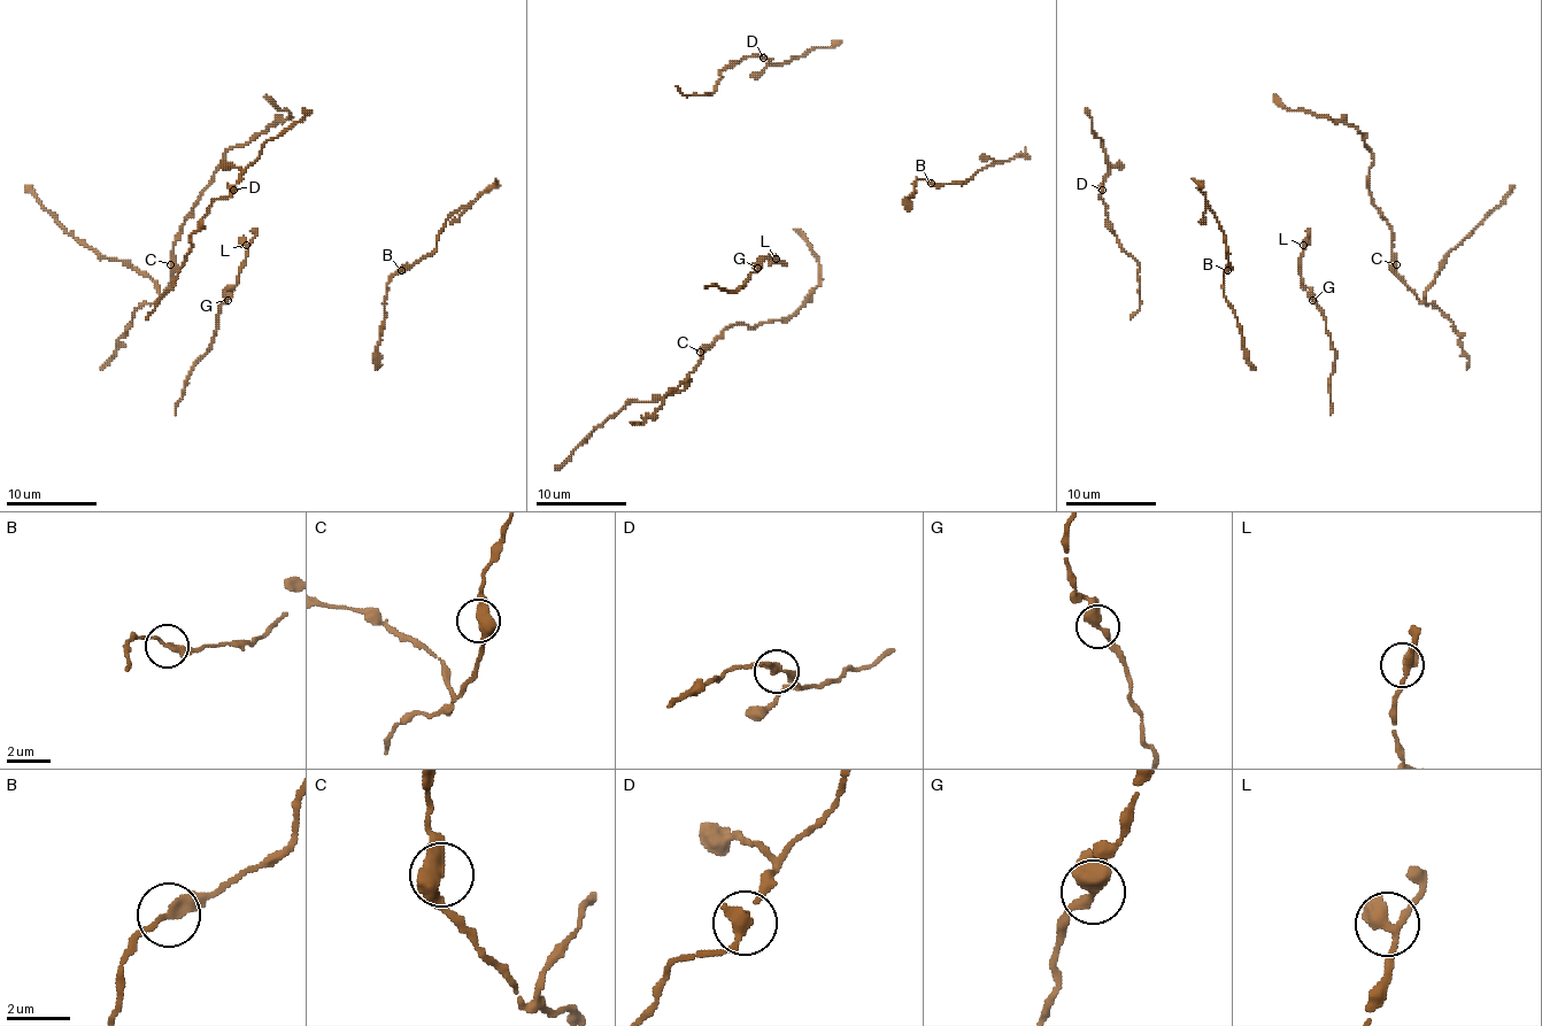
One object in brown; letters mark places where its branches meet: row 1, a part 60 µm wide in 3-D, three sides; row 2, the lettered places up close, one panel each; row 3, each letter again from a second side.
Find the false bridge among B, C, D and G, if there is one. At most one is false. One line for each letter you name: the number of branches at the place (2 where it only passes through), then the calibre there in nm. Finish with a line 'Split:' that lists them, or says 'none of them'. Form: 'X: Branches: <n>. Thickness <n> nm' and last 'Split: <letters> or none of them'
Split: none of them

